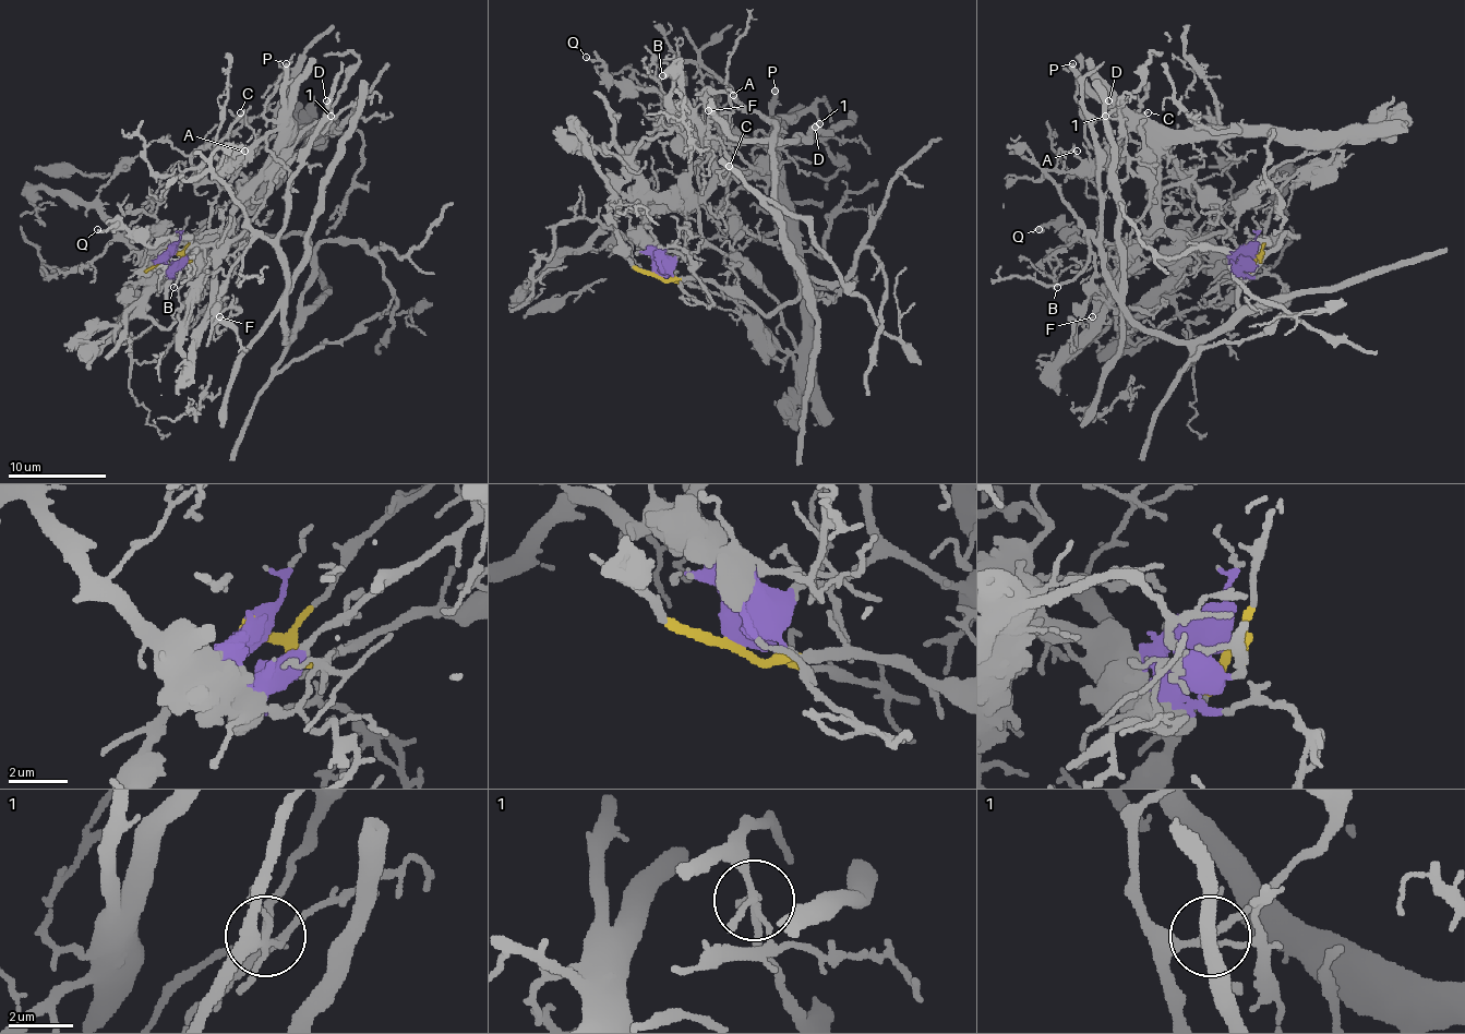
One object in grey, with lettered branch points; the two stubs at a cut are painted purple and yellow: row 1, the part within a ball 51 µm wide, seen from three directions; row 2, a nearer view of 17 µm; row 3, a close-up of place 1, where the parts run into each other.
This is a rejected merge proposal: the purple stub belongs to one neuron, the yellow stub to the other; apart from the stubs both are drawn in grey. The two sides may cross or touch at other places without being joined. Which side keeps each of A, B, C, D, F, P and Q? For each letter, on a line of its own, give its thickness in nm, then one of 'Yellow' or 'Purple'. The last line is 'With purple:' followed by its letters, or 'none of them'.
A: Thickness 200 nm. Purple
B: Thickness 70 nm. Purple
C: Thickness 170 nm. Purple
D: Thickness 110 nm. Purple
F: Thickness 130 nm. Purple
P: Thickness 400 nm. Purple
Q: Thickness 130 nm. Purple
With purple: A, B, C, D, F, P, Q

